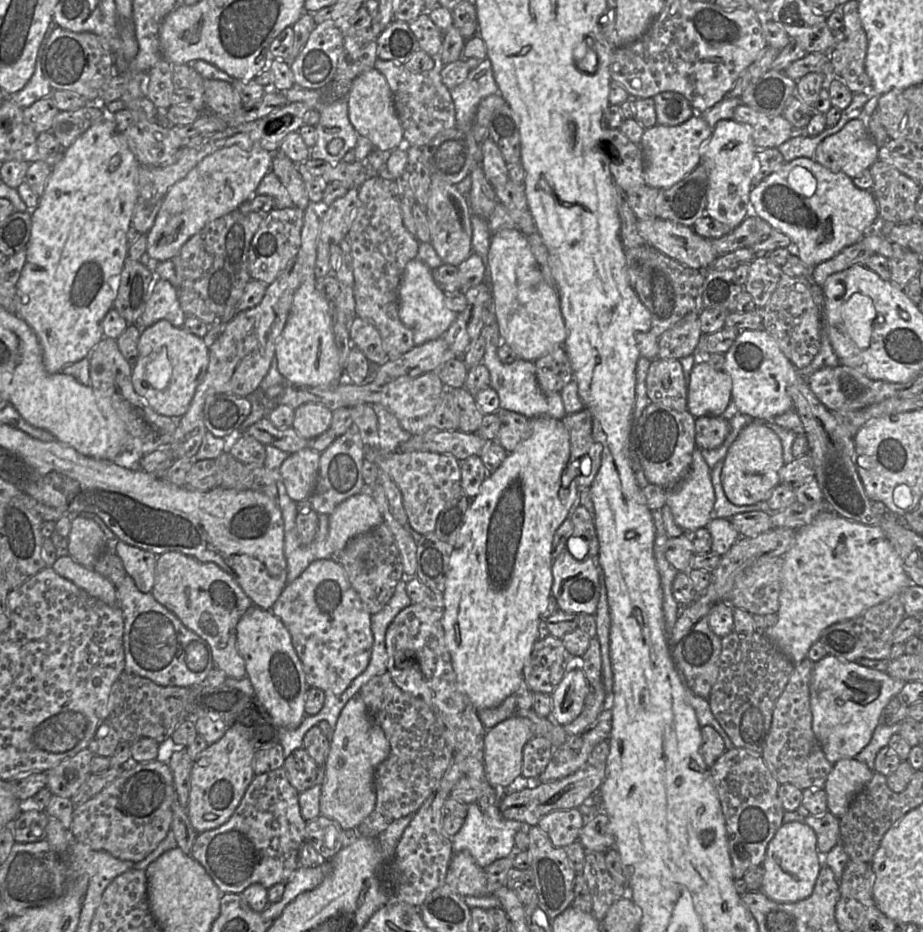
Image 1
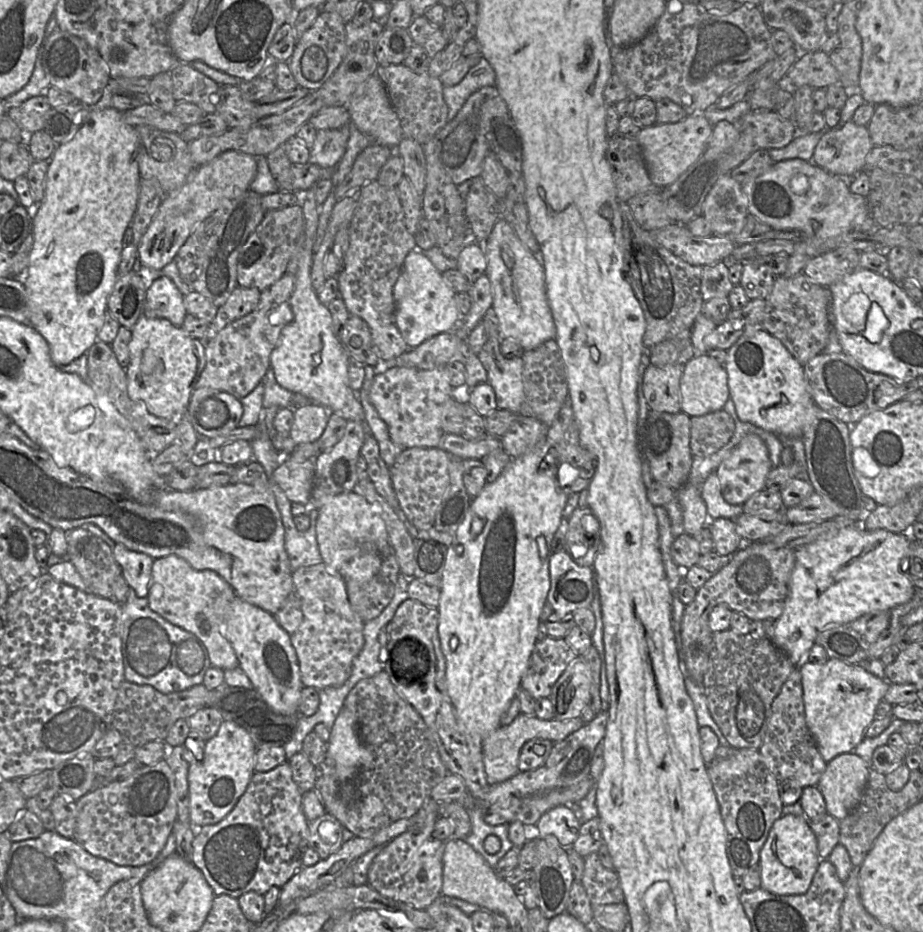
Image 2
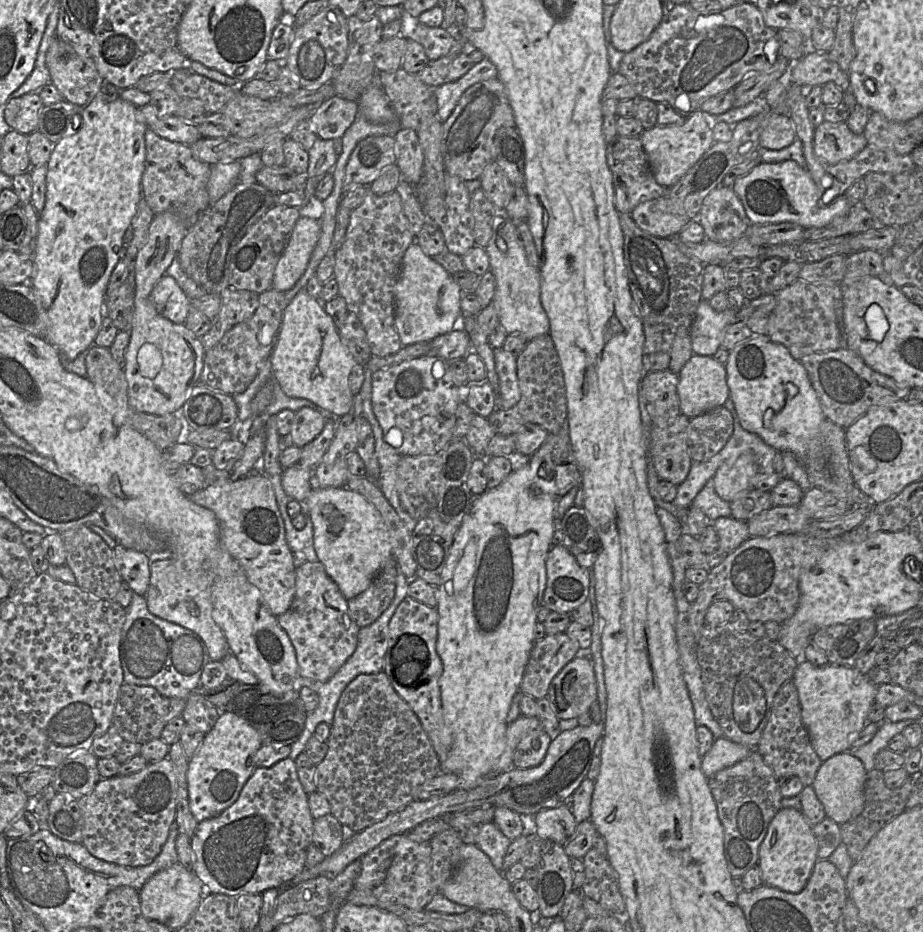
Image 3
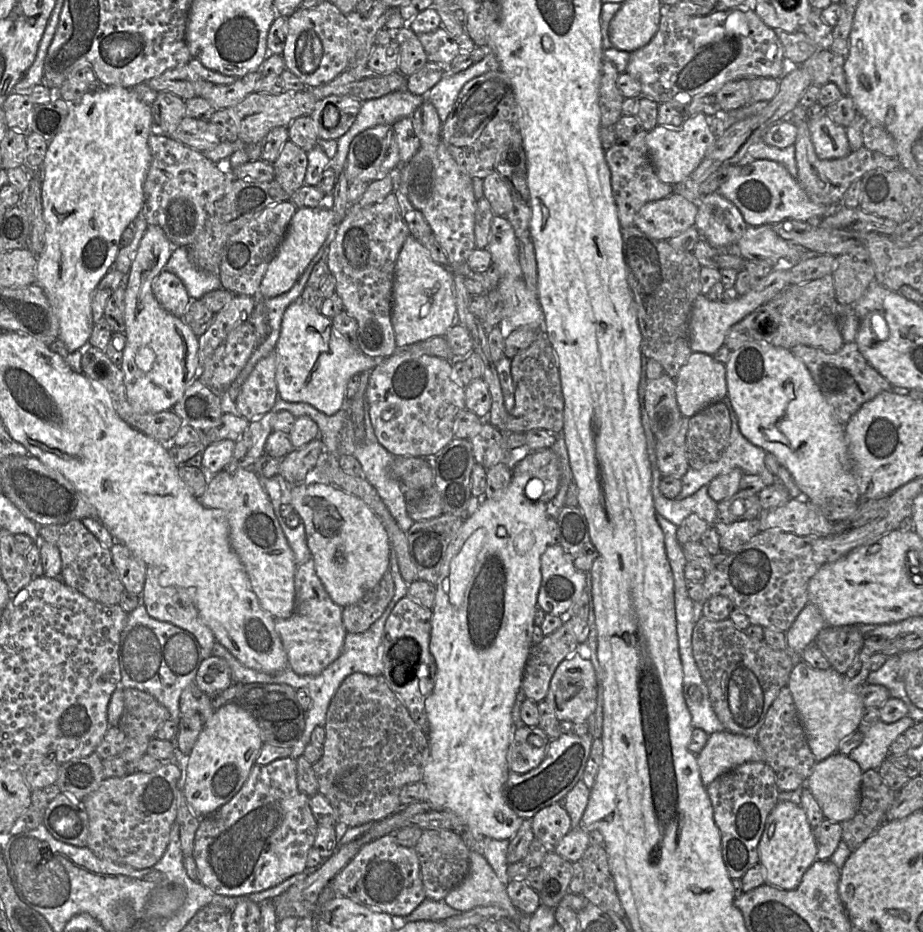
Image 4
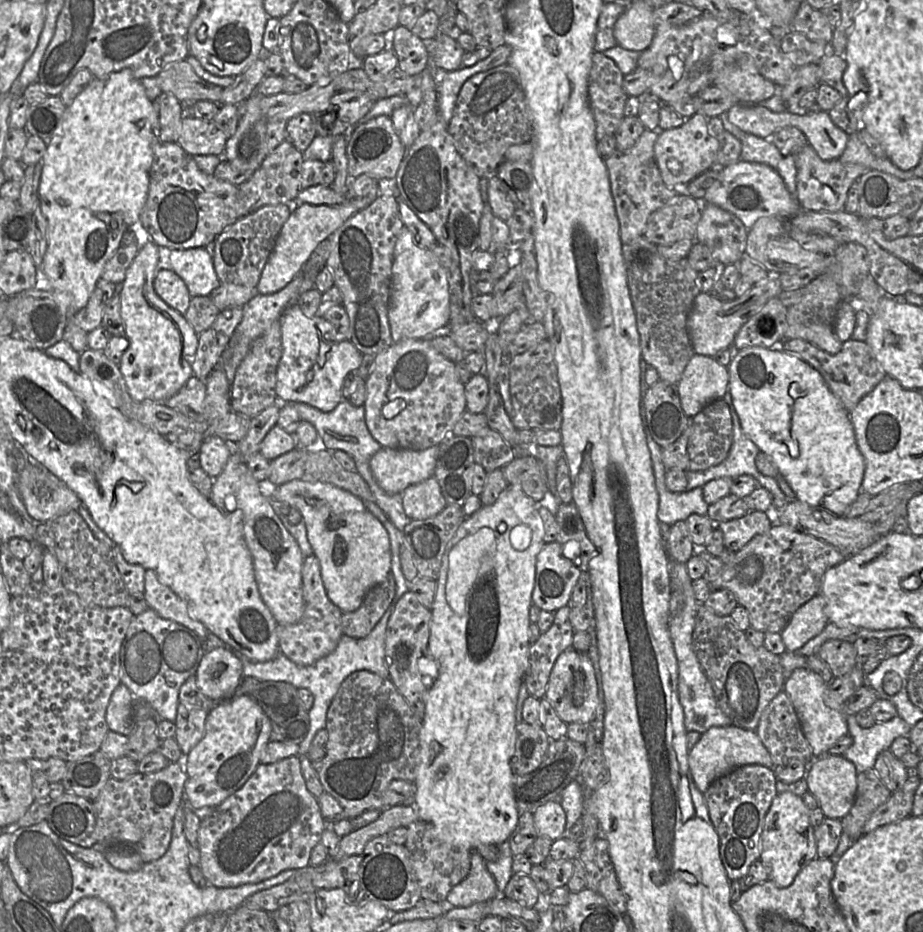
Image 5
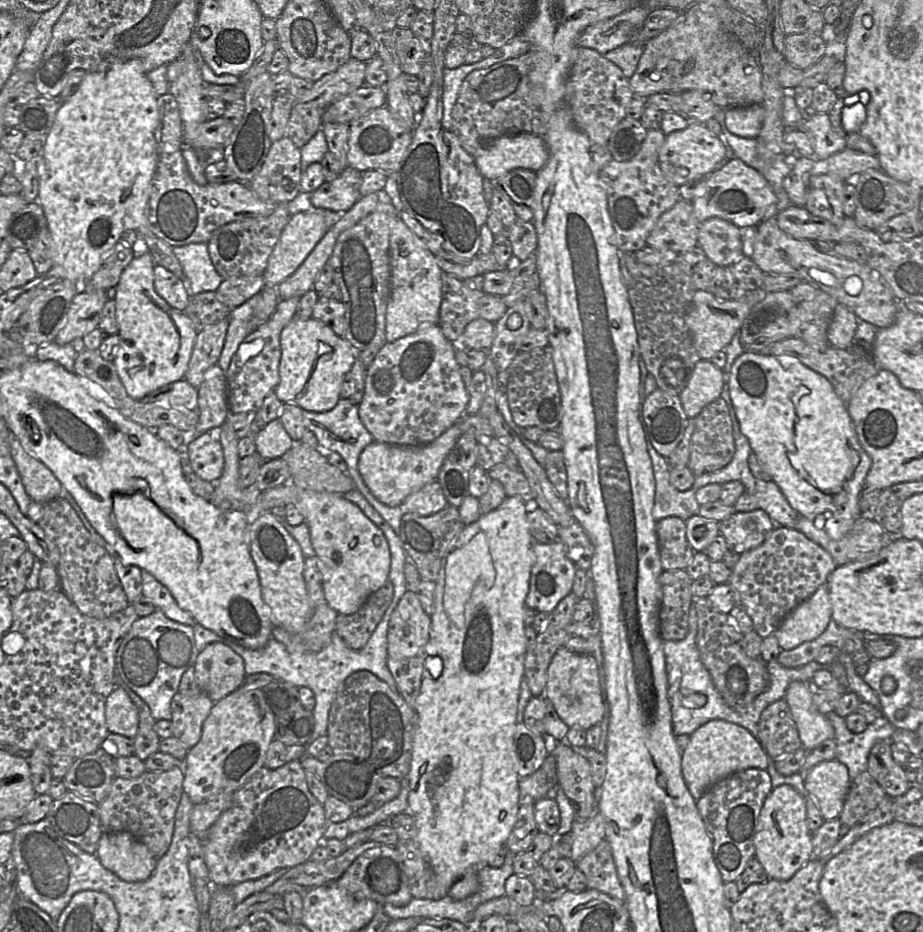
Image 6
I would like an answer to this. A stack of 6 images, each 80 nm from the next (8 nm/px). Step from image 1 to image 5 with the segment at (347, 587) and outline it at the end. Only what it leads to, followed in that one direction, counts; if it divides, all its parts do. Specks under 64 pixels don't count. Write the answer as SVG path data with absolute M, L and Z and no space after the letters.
M314 555L304 559L301 574L304 599L303 616L298 623L293 625L277 624L275 632L278 638L279 652L299 666L309 666L329 655L336 649L339 640L343 635L341 627L343 612L329 600L322 581L319 561Z

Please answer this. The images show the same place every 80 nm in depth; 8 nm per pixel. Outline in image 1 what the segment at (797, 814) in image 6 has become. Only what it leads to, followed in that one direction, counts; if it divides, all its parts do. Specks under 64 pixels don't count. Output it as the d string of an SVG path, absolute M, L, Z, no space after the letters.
M801 821L783 823L769 841L761 866L760 891L767 898L777 903L795 903L808 898L823 866L823 855L817 849L815 832Z

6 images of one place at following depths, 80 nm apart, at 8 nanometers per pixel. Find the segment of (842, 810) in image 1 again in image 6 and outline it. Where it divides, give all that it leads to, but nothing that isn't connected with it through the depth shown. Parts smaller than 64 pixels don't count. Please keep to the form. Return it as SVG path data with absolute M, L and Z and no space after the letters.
M836 759L822 761L804 774L805 789L817 802L824 821L840 817L850 783L847 767Z

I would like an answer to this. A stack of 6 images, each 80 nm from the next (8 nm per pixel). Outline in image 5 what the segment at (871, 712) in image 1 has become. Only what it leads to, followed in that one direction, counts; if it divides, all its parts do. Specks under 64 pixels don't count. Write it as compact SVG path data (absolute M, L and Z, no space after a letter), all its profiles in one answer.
M809 668L795 669L786 679L783 691L788 695L799 718L804 736L808 741L814 759L825 755L828 749L848 734L846 716L842 711L829 708L824 703L824 693L828 686L822 678Z

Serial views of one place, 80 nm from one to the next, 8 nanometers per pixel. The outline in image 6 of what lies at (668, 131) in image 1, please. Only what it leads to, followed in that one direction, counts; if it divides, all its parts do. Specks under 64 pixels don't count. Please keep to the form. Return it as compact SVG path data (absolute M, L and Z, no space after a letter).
M688 120L688 126L683 130L674 131L665 137L659 151L659 164L665 178L680 186L695 178L704 178L715 170L721 169L727 163L726 144L723 134L712 134L704 123Z

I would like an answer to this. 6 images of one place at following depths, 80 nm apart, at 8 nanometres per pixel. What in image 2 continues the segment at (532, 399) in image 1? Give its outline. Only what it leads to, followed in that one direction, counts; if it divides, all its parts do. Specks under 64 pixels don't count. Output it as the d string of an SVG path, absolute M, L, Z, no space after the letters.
M489 332L488 341L478 358L487 371L487 382L494 389L497 408L518 414L525 401L523 360L521 356L504 357L500 351L500 344L501 338Z

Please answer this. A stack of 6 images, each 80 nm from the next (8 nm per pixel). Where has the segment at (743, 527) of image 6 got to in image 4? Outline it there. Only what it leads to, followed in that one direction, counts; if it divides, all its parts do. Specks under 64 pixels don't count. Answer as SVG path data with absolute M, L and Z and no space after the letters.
M742 520L732 523L716 521L713 525L719 534L720 547L728 552L736 552L741 546L746 544L753 536L758 534L760 520Z

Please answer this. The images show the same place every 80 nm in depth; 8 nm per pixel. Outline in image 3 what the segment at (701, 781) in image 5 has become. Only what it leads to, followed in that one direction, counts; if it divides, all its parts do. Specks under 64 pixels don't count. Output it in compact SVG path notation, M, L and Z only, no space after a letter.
M722 736L715 739L711 749L702 757L701 769L709 778L718 771L745 759L752 750Z

